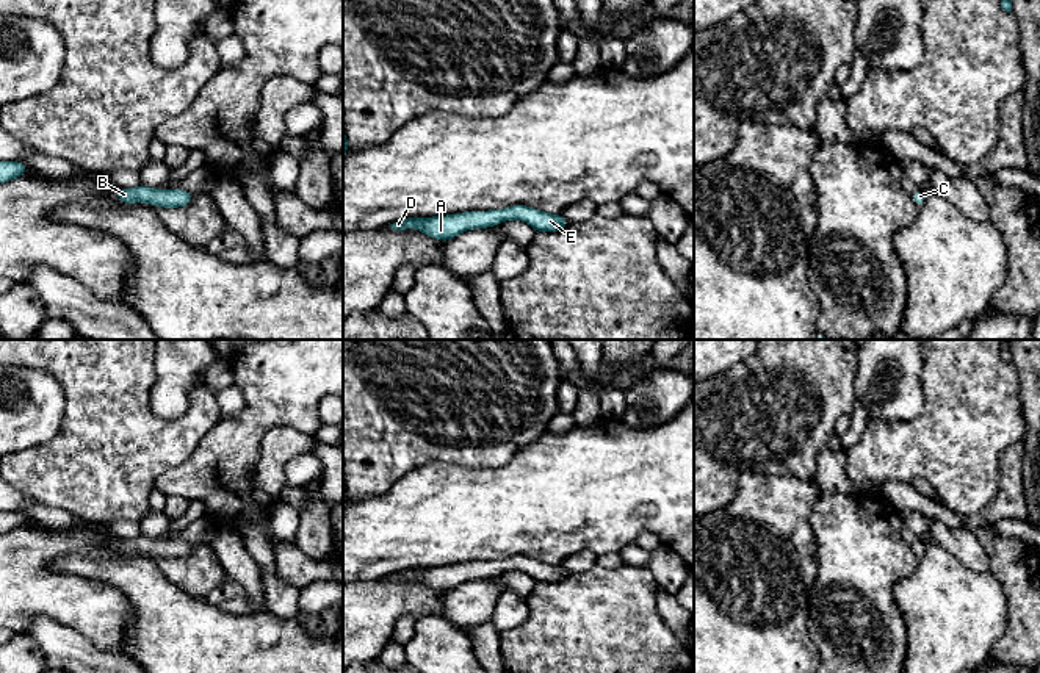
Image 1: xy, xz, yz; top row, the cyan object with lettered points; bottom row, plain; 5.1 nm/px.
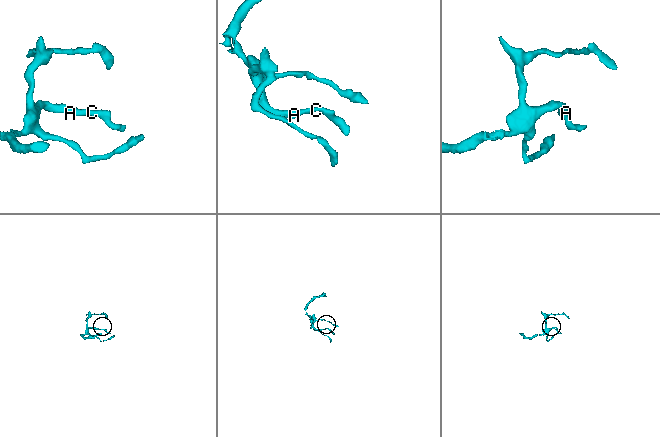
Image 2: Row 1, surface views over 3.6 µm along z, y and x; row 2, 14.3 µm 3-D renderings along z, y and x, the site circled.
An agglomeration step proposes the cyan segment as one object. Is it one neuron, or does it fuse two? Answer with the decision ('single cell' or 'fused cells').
single cell

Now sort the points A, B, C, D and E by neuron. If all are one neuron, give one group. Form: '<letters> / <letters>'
A B C D E

